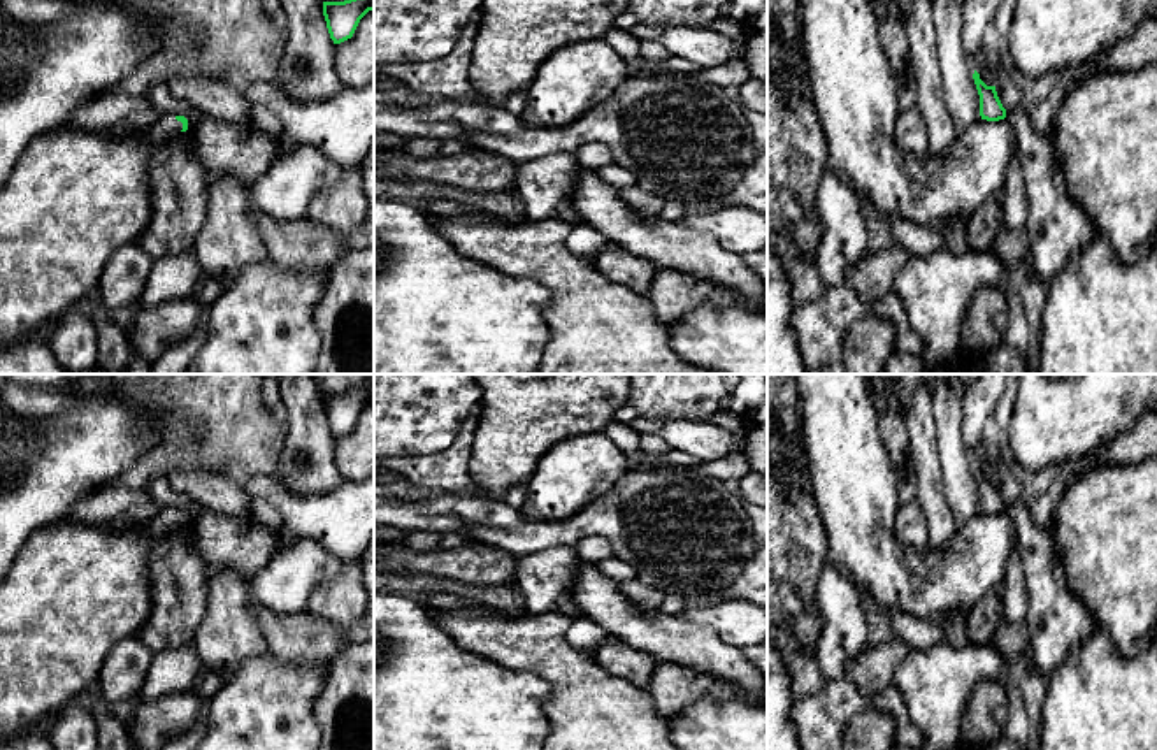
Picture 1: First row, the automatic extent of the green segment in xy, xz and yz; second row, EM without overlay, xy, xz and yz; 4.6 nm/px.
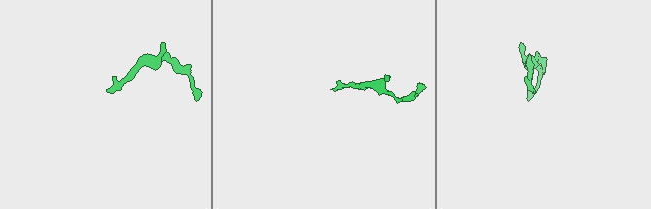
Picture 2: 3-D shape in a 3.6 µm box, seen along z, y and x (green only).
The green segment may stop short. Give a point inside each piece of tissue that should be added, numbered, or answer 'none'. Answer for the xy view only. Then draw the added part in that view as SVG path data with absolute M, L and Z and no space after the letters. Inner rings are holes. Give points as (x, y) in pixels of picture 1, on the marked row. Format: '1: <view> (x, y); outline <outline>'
1: xy (72, 197); outline M172 114L126 135L56 128L30 141L0 186L0 346L12 344L65 311L83 307L98 286L111 255L140 241L153 200L149 190L151 148L177 135L183 123Z

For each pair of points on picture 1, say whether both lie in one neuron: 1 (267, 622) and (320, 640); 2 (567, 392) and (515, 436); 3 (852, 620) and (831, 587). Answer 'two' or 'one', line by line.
1: one
2: one
3: one

